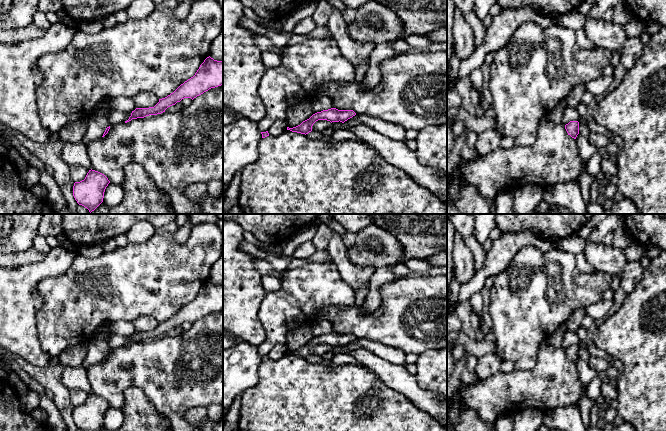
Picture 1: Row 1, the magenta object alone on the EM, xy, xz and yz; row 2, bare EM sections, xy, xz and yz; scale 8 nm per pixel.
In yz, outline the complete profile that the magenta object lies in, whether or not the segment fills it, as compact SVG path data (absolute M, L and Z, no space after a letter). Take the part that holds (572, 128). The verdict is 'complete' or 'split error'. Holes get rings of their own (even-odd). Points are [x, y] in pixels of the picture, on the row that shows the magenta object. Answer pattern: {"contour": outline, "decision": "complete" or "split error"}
{"contour": "M570 121L565 125L565 129L572 138L576 139L579 134L579 122L578 121Z", "decision": "complete"}

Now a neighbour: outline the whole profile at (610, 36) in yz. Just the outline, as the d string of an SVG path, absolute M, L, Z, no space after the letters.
M586 17L584 31L595 46L611 52L610 65L616 68L620 64L618 50L623 47L627 39L623 25Z

